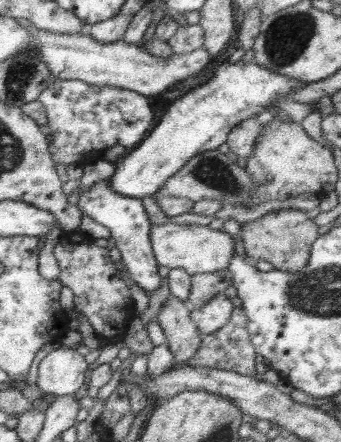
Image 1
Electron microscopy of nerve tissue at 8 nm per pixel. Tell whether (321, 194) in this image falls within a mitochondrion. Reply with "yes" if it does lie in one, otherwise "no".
no

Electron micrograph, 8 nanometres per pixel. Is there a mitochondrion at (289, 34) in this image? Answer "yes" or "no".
yes

